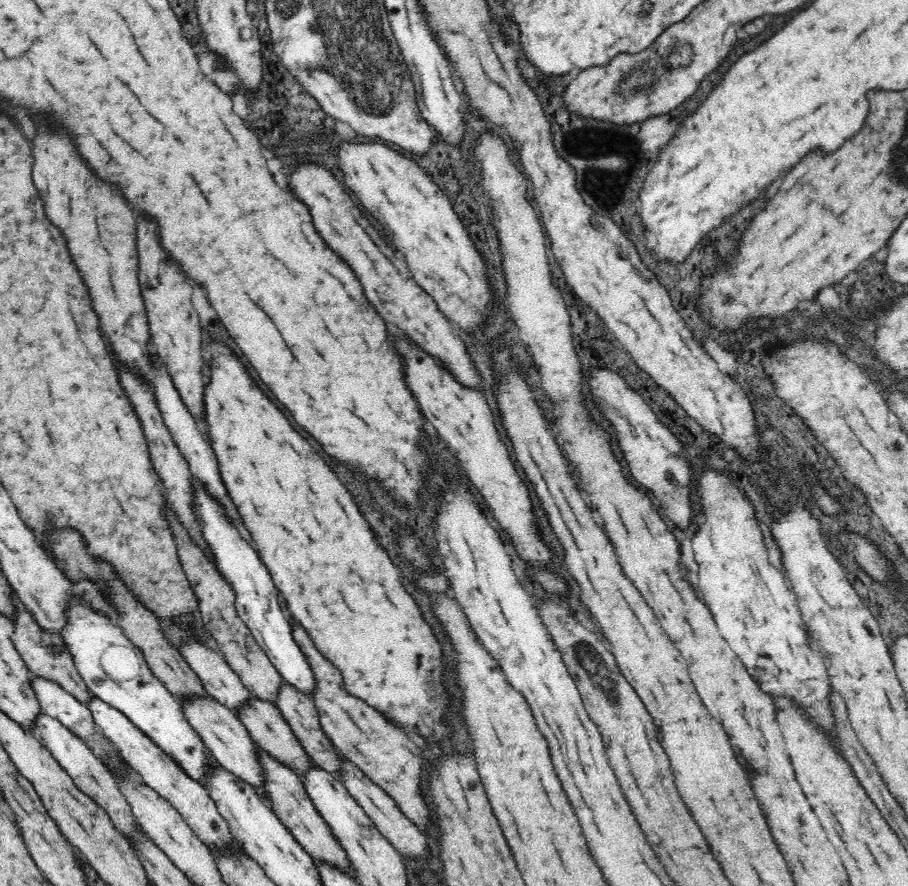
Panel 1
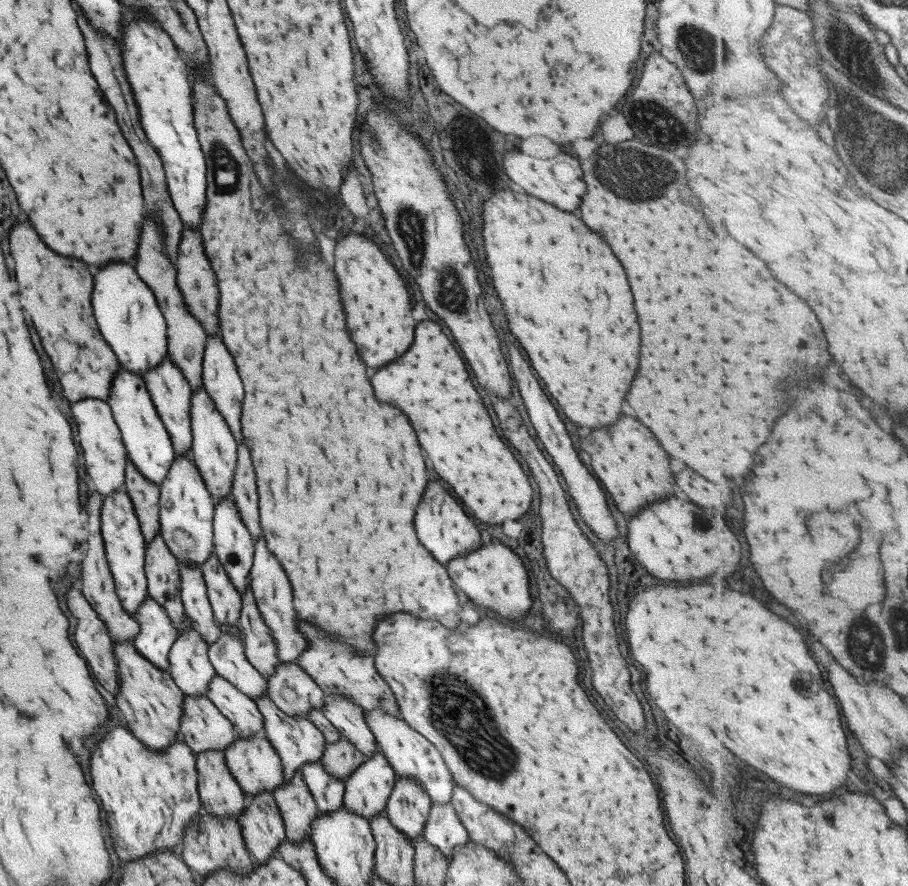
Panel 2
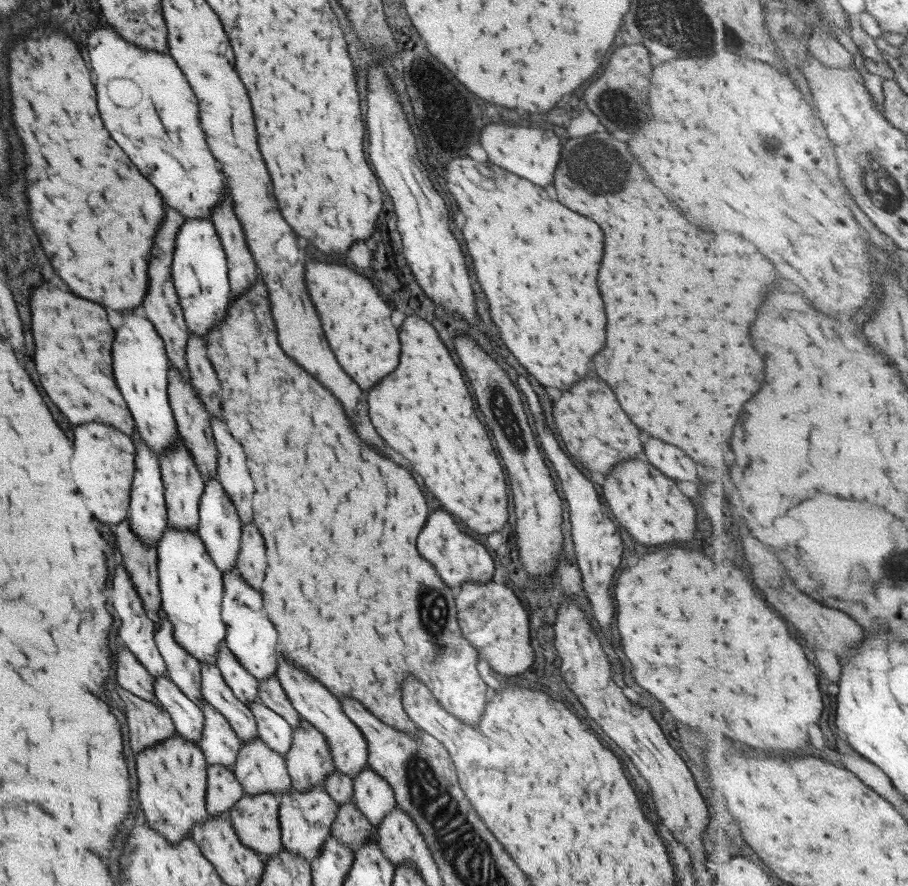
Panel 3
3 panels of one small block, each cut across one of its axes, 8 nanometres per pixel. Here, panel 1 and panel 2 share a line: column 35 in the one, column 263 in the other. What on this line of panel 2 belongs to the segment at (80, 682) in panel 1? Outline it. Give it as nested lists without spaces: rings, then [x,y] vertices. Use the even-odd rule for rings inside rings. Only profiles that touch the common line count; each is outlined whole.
[[[245,587],[241,595],[241,610],[236,626],[243,641],[243,653],[247,662],[265,678],[275,671],[277,665],[277,643],[269,628],[263,623],[253,600],[253,593]]]

